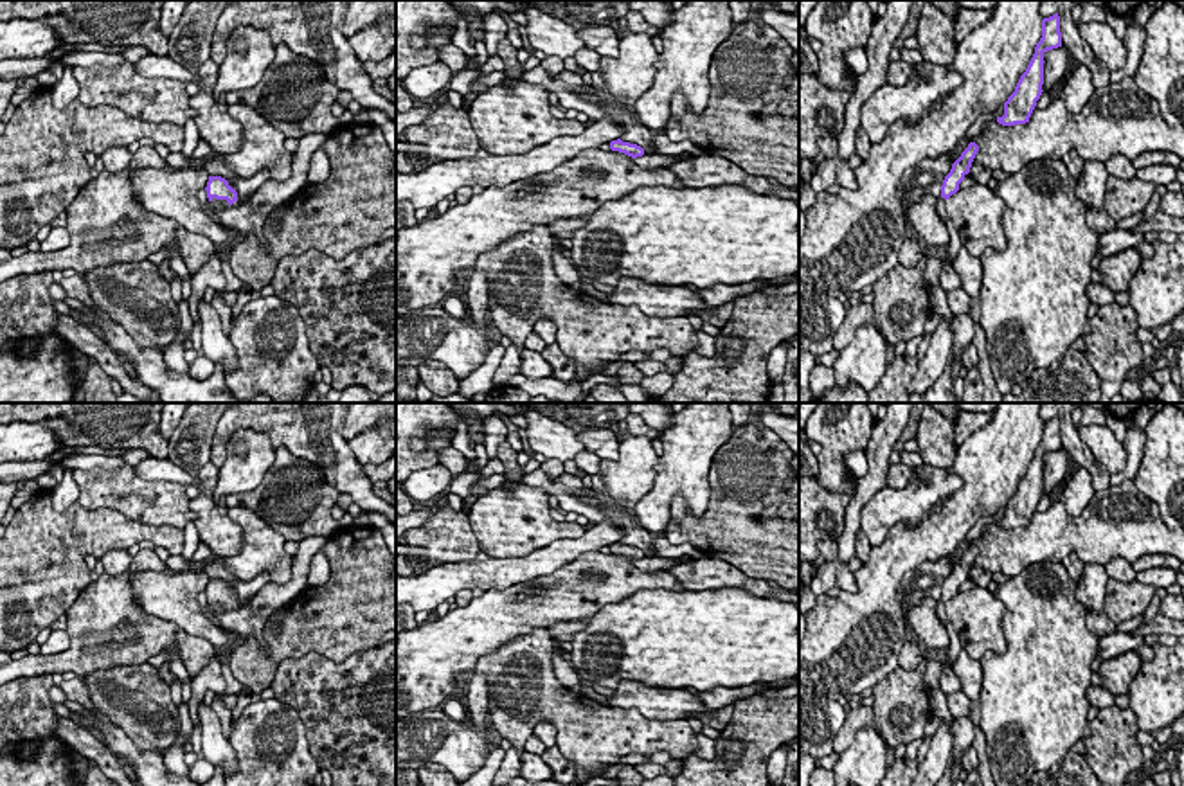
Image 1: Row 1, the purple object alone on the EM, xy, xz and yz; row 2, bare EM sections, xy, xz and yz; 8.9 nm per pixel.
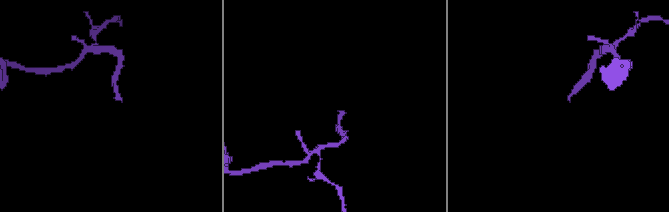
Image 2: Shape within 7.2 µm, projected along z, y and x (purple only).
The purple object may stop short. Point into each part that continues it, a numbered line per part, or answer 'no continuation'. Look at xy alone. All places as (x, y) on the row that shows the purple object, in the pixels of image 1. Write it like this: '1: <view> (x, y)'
1: xy (247, 216)

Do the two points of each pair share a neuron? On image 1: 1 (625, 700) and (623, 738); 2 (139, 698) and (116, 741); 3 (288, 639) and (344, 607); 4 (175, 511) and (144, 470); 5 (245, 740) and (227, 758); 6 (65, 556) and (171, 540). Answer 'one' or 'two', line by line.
1: two
2: two
3: one
4: two
5: two
6: one

